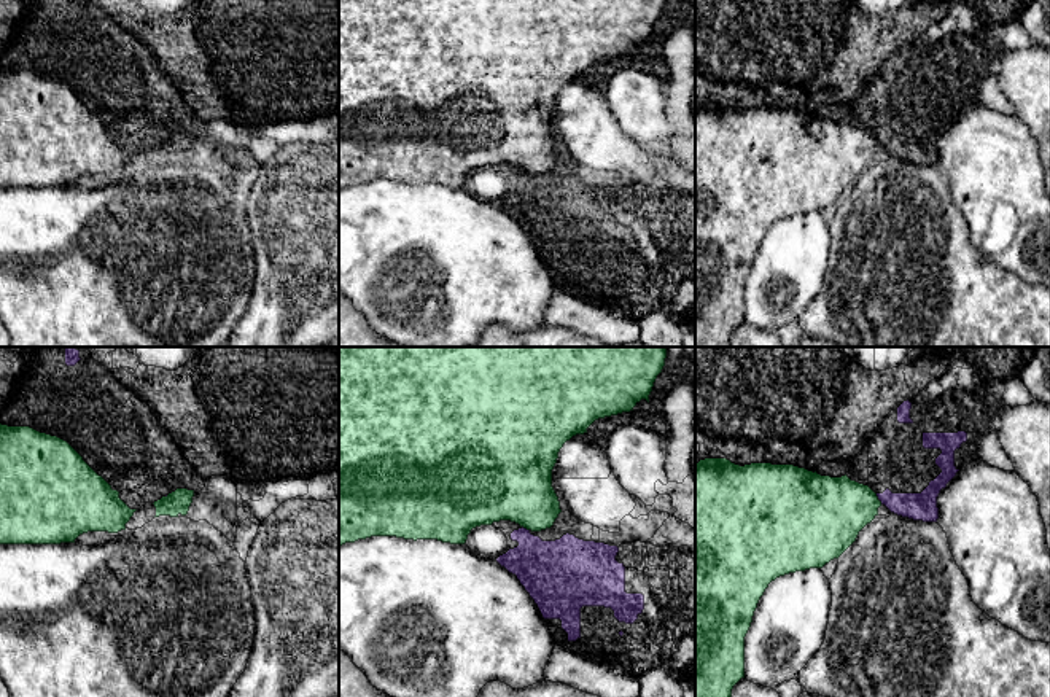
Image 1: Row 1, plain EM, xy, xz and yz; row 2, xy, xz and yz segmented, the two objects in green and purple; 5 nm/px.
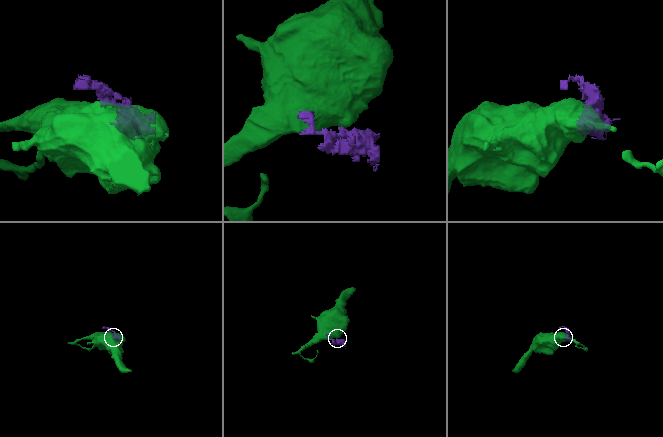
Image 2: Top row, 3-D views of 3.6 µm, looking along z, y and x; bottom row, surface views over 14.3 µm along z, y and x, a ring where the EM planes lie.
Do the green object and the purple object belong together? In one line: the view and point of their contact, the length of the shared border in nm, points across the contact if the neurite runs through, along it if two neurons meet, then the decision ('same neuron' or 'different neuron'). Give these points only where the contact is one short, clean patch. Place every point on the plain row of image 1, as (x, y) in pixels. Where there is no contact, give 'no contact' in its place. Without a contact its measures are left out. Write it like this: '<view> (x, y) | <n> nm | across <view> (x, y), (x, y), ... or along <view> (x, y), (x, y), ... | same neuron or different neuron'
yz (877, 142) | 70 nm | along yz (875, 137), (882, 147) | different neuron

